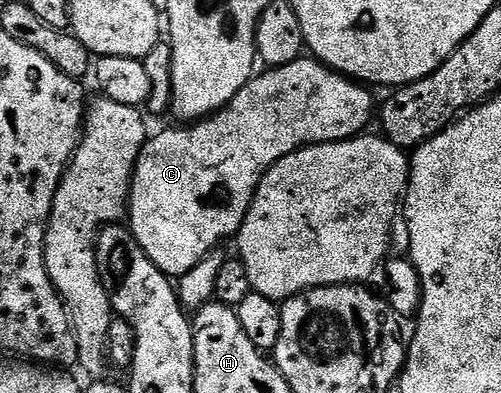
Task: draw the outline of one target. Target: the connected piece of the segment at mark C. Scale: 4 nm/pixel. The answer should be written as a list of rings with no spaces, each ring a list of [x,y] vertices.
[[[300,59],[268,68],[252,76],[224,109],[201,121],[183,123],[152,136],[135,160],[129,198],[129,225],[132,230],[155,229],[156,265],[172,279],[184,277],[207,254],[220,248],[222,237],[234,238],[254,201],[262,177],[271,165],[304,146],[348,141],[360,136],[371,121],[375,101],[366,84],[352,81],[318,59]]]

